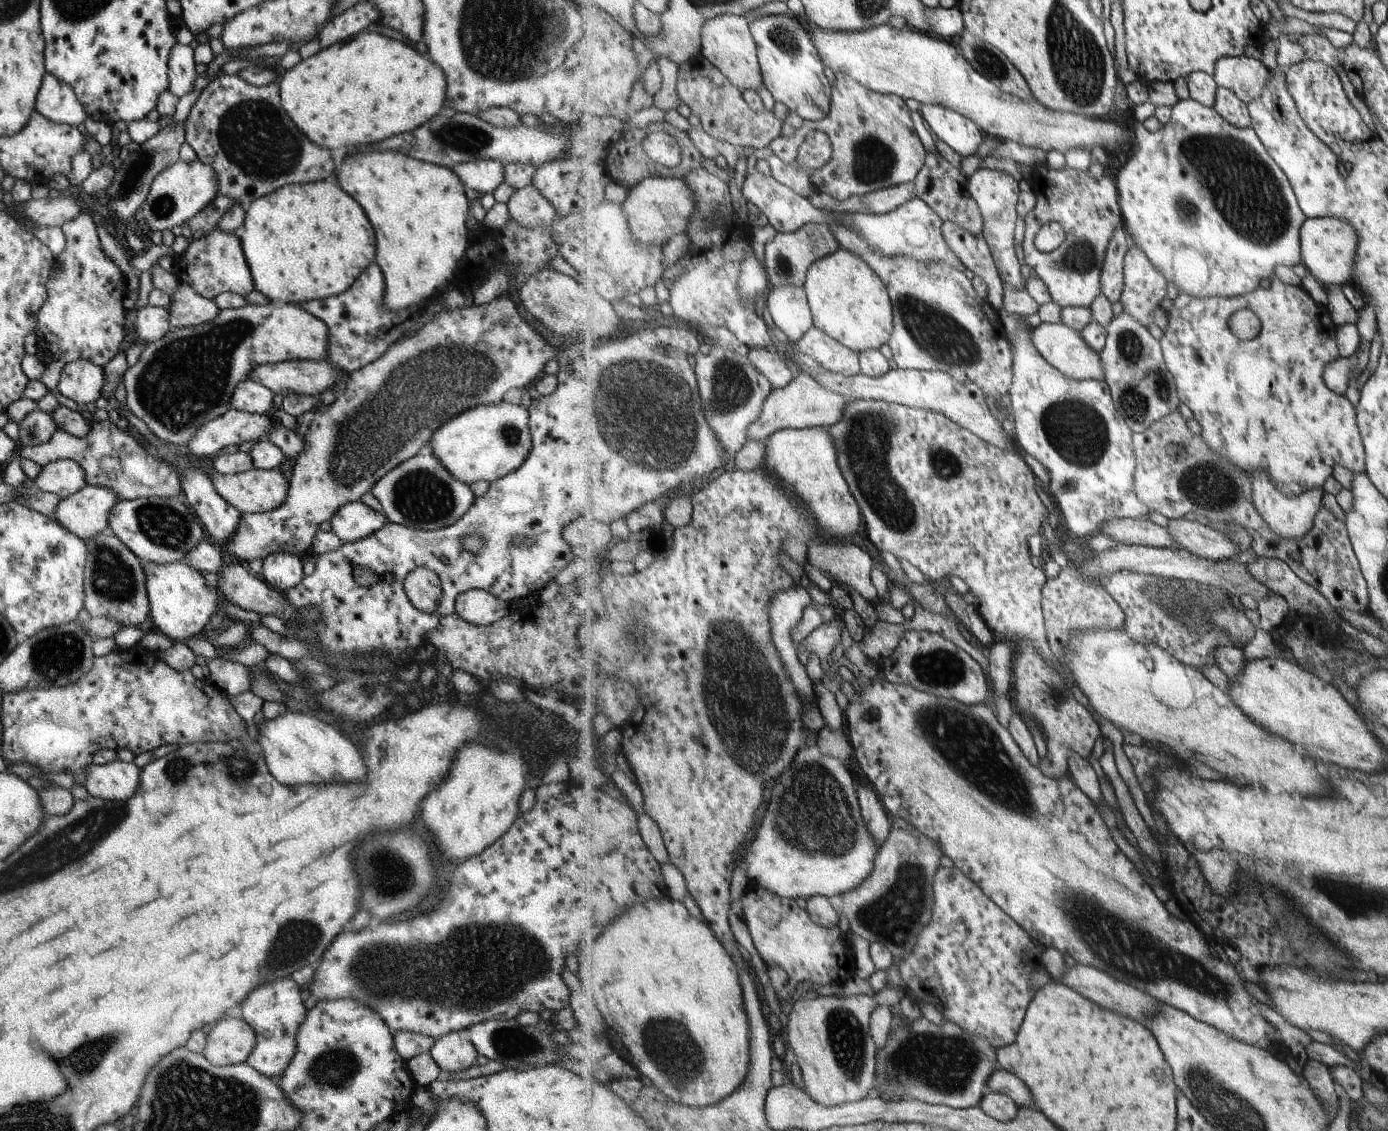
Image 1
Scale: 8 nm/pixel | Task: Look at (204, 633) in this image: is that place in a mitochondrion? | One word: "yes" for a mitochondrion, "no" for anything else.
no

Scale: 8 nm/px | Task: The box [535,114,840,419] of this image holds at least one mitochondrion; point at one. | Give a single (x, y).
(553, 308)

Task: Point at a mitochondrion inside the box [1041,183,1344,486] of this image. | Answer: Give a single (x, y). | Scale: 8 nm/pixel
(1149, 388)

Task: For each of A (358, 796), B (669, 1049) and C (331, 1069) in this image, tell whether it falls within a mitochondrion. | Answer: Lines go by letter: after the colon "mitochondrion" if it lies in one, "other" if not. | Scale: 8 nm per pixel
A: other
B: mitochondrion
C: mitochondrion

